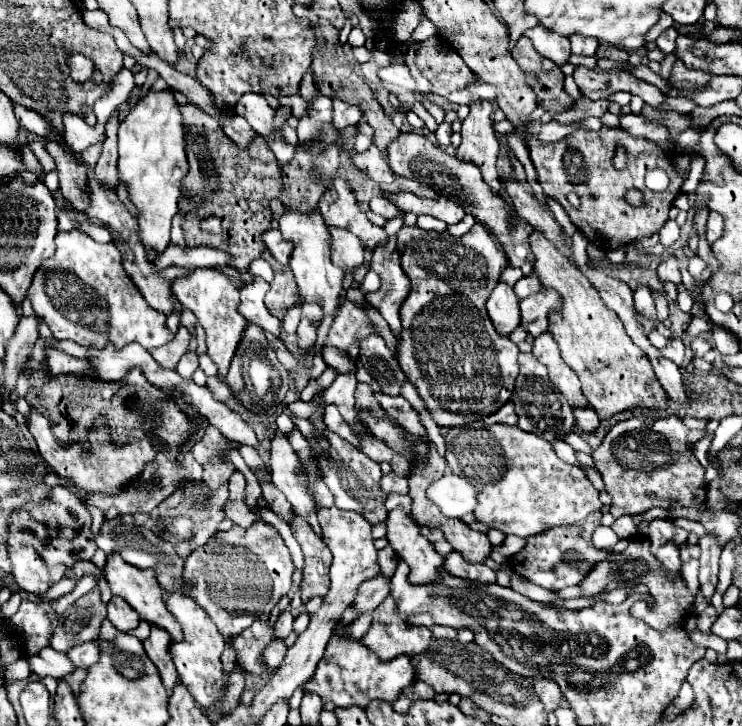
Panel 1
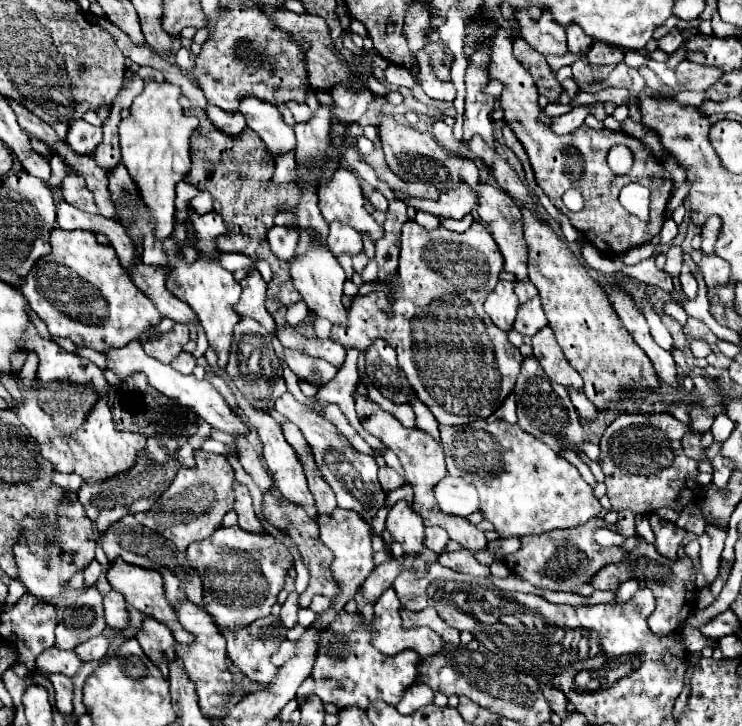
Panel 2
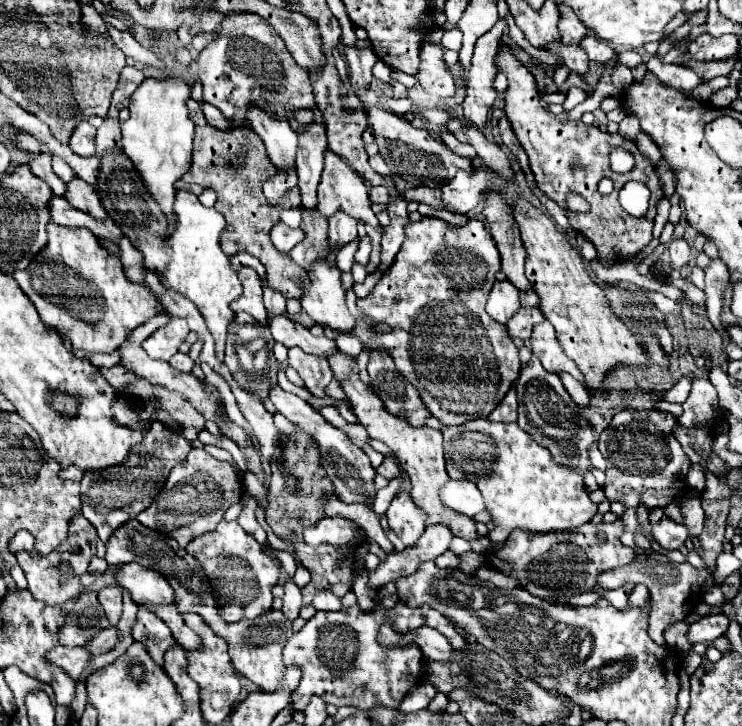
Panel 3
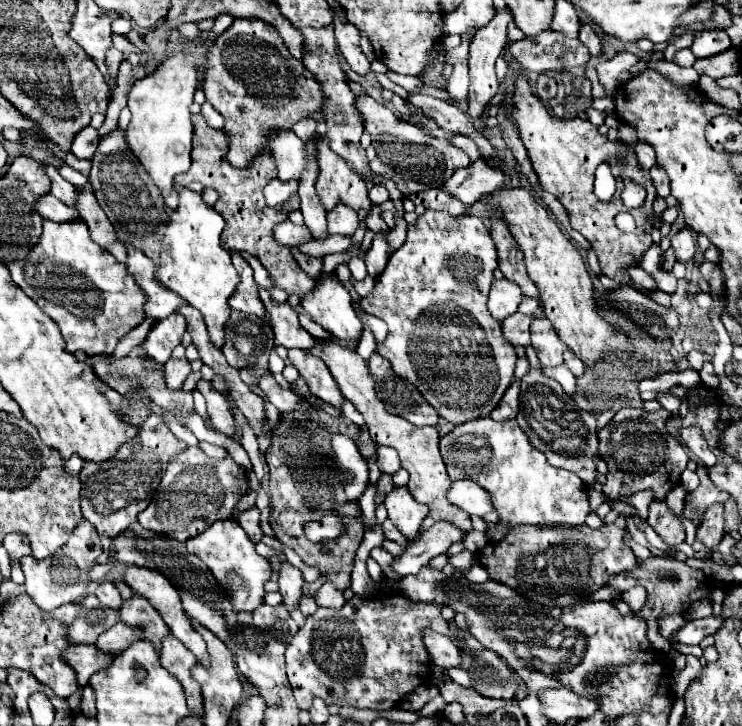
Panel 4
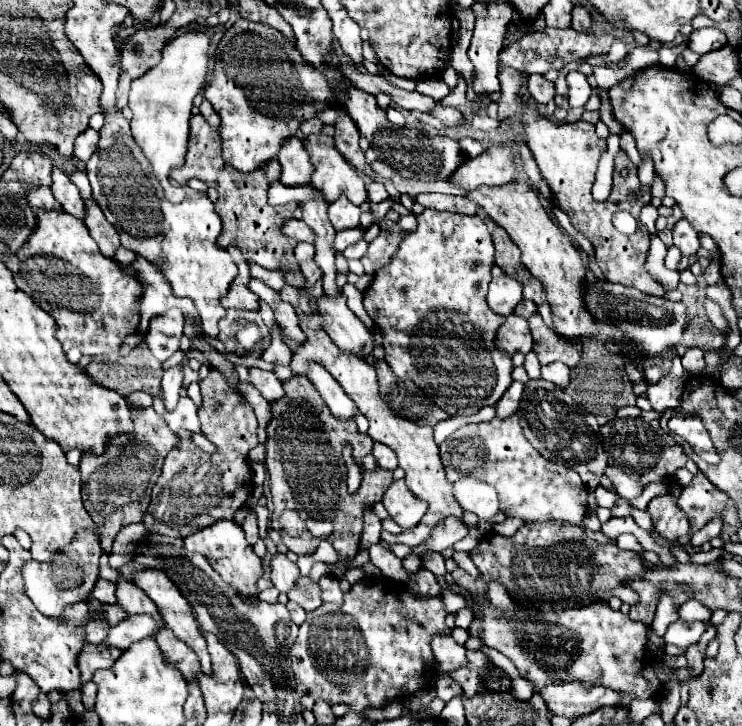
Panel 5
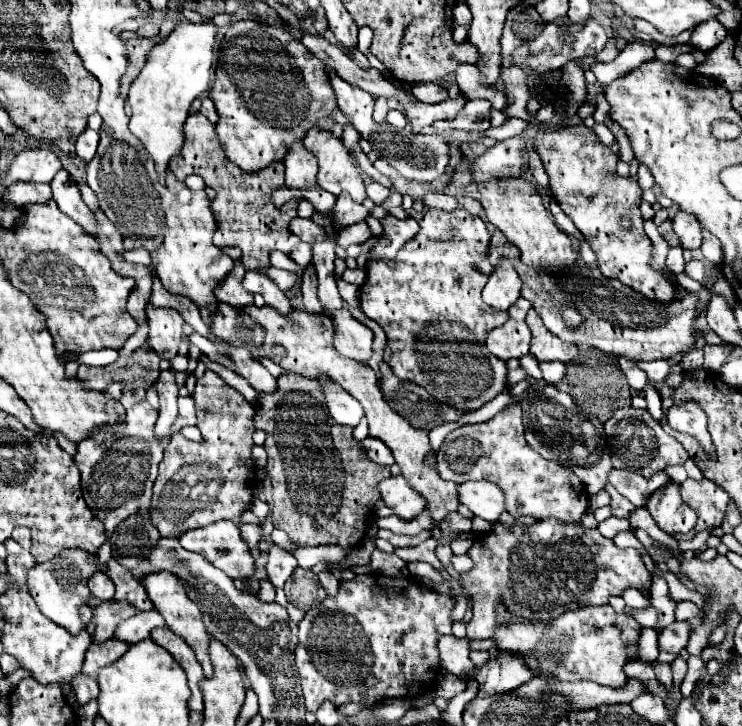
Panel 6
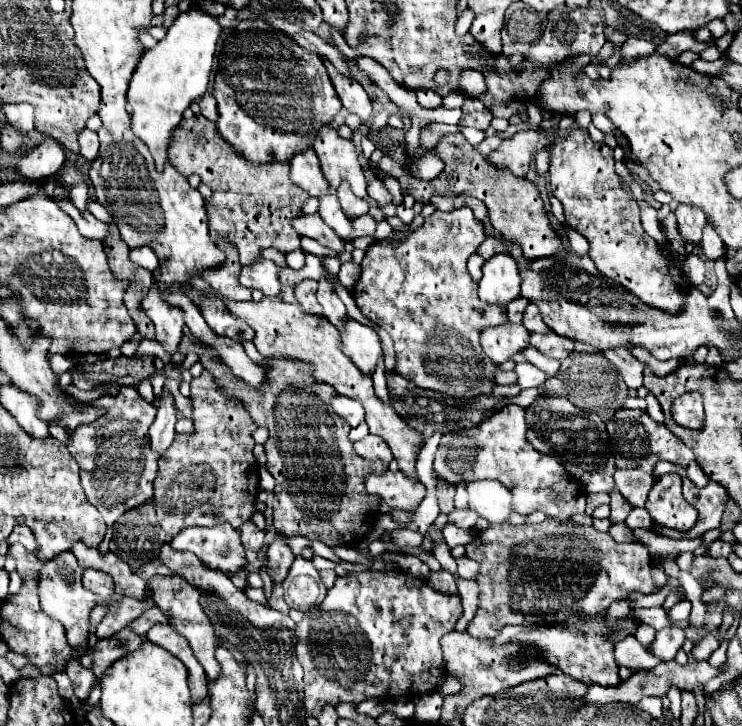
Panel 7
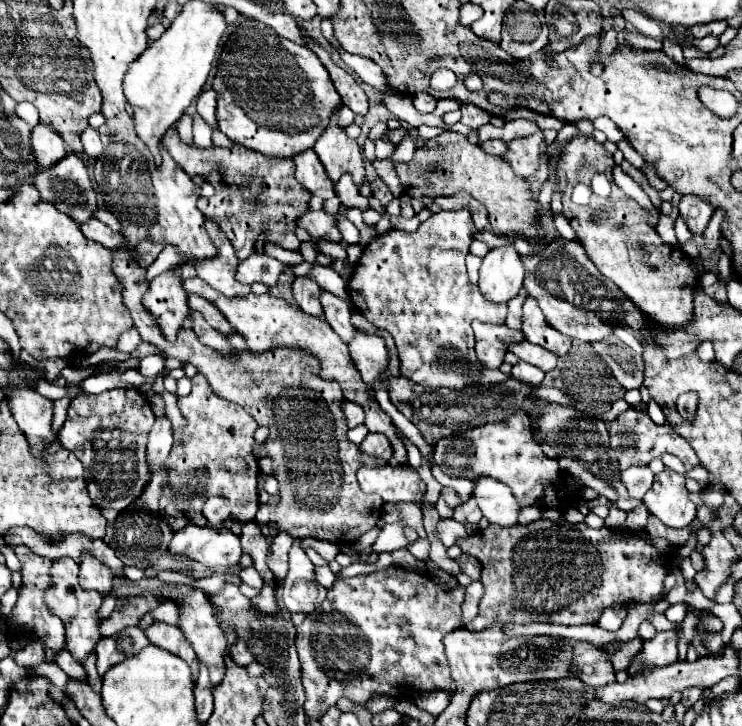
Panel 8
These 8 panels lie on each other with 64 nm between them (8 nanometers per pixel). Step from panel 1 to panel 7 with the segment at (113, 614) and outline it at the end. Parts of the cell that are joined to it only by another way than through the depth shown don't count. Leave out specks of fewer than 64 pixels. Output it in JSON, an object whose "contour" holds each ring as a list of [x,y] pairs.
{"contour":[[[86,568],[84,576],[82,576],[82,584],[90,592],[96,592],[96,596],[100,596],[100,598],[106,598],[106,596],[110,596],[114,592],[112,576],[106,574],[106,572],[102,572],[102,570]]]}

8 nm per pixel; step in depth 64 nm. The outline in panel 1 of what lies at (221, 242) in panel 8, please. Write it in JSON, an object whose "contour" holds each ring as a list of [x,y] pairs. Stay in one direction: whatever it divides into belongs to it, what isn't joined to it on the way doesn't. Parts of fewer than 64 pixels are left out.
{"contour":[[[256,276],[252,282],[244,284],[240,288],[240,306],[238,312],[248,320],[254,322],[258,326],[262,326],[264,330],[272,332],[274,336],[280,334],[280,320],[276,316],[272,316],[264,304],[264,294],[268,290],[268,282],[262,280],[260,276]]]}

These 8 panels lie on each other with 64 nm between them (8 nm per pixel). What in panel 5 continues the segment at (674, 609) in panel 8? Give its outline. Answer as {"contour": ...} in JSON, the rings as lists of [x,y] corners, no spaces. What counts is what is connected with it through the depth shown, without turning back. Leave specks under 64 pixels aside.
{"contour":[[[688,600],[678,608],[678,616],[680,616],[680,620],[704,620],[706,622],[706,620],[710,620],[712,612],[698,600]]]}

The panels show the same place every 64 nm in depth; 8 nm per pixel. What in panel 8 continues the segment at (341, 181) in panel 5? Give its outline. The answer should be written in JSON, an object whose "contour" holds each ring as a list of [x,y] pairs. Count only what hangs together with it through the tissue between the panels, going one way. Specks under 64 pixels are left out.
{"contour":[[[340,110],[332,114],[328,128],[322,132],[322,136],[314,144],[314,152],[318,154],[332,182],[336,182],[344,172],[350,172],[356,184],[360,186],[364,180],[362,148],[338,124],[338,114]]]}

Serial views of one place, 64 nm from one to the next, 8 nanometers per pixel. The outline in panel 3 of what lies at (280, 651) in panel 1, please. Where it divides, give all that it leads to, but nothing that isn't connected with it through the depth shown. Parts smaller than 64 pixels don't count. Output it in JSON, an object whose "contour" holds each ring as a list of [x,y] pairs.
{"contour":[[[398,602],[394,608],[376,608],[382,610],[384,614],[372,616],[370,612],[360,610],[356,604],[350,608],[342,608],[338,612],[316,612],[300,632],[296,632],[284,646],[284,664],[286,666],[298,666],[302,670],[302,678],[300,684],[296,688],[296,692],[292,692],[292,706],[294,710],[302,710],[308,706],[308,700],[312,696],[320,696],[326,704],[334,704],[334,706],[356,706],[360,710],[372,710],[376,706],[382,708],[398,708],[400,700],[424,680],[424,654],[416,644],[408,644],[408,646],[382,646],[378,642],[378,630],[386,620],[392,620],[392,628],[400,634],[418,630],[420,626],[432,626],[434,630],[442,632],[444,636],[448,636],[450,644],[454,650],[462,650],[466,646],[464,638],[460,636],[460,632],[434,608],[423,605],[419,608],[410,609],[409,606]]]}

